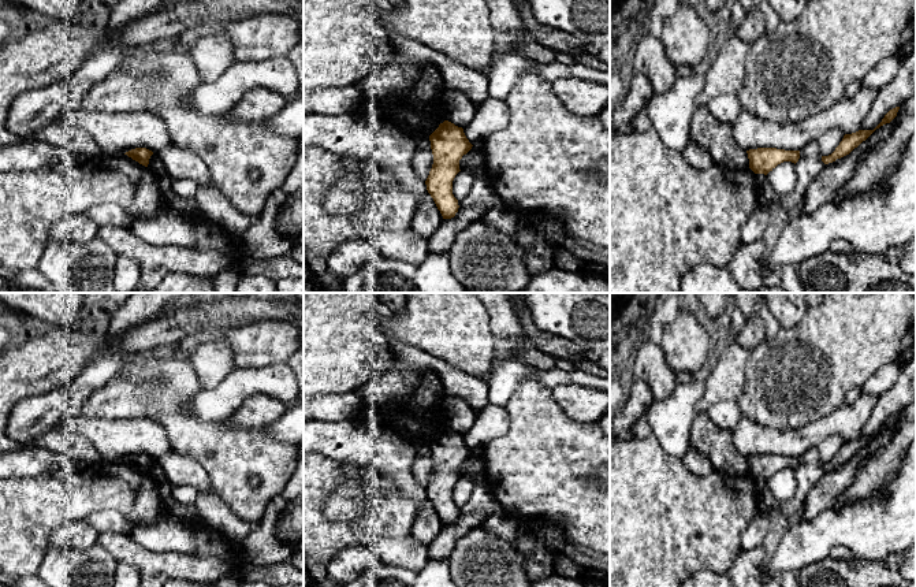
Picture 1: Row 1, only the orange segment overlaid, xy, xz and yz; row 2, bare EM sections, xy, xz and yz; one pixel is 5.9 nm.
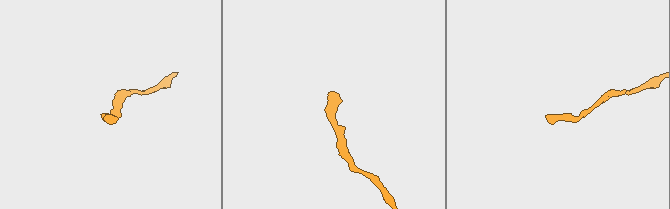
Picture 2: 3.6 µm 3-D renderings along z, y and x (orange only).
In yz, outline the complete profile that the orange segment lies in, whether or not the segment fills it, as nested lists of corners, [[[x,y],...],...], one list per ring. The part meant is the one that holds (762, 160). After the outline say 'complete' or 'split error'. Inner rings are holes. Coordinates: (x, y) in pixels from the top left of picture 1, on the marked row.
[[[757,148],[746,151],[749,159],[749,168],[755,174],[767,175],[778,164],[783,161],[797,163],[800,159],[800,151],[785,151],[777,148]]]; complete

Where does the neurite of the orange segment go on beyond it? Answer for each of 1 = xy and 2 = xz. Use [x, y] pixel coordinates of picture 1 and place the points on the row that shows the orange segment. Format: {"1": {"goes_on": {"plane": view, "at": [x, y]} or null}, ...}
{"1": {"goes_on": null}, "2": {"goes_on": null}}

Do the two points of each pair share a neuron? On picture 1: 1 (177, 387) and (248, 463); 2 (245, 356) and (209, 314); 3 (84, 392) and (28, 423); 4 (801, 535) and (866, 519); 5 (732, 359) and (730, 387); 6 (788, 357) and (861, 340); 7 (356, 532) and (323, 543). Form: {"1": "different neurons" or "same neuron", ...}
{"1": "same neuron", "2": "different neurons", "3": "same neuron", "4": "same neuron", "5": "same neuron", "6": "same neuron", "7": "same neuron"}

